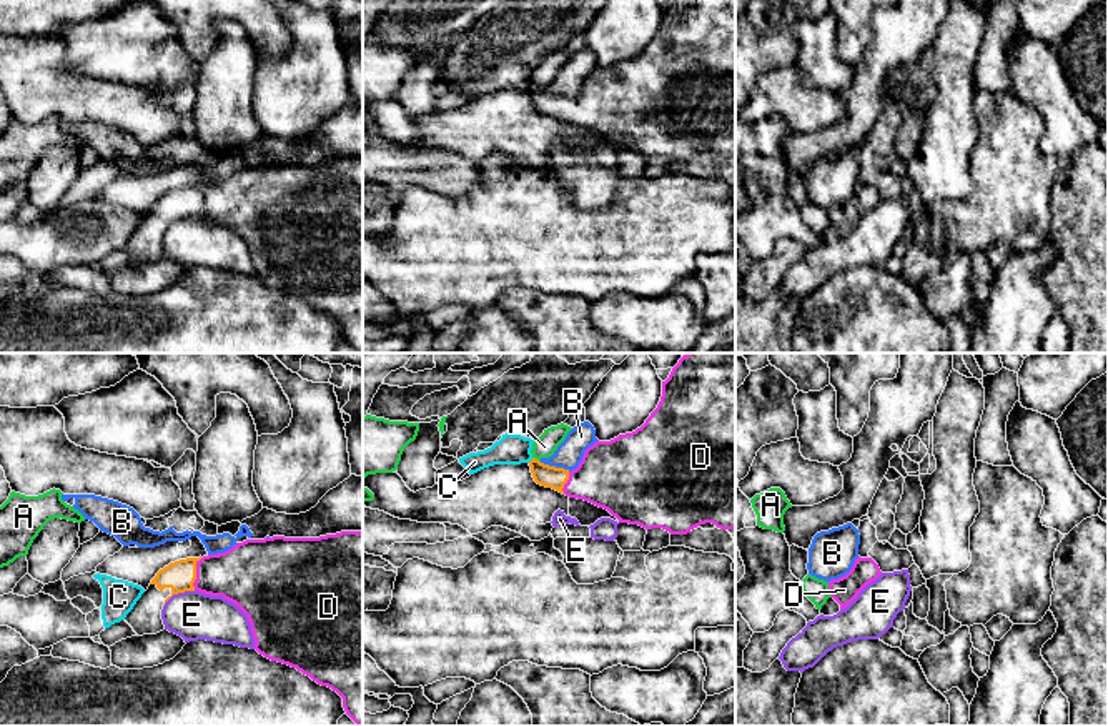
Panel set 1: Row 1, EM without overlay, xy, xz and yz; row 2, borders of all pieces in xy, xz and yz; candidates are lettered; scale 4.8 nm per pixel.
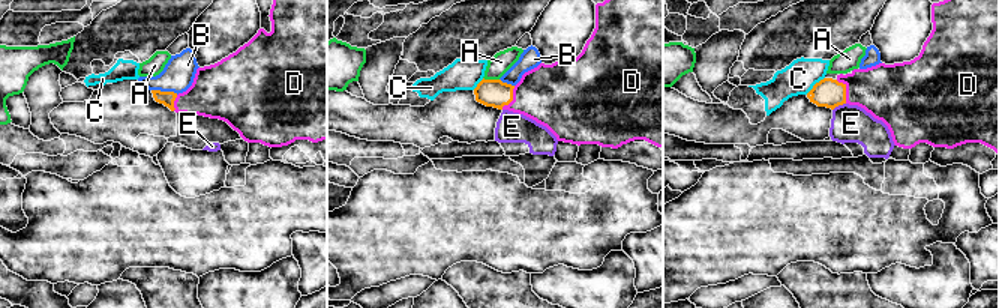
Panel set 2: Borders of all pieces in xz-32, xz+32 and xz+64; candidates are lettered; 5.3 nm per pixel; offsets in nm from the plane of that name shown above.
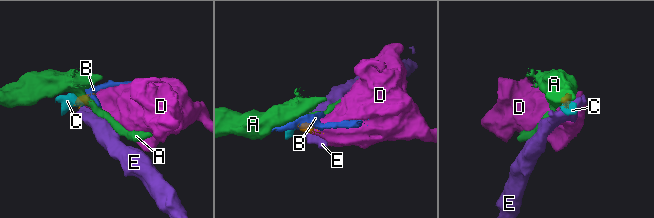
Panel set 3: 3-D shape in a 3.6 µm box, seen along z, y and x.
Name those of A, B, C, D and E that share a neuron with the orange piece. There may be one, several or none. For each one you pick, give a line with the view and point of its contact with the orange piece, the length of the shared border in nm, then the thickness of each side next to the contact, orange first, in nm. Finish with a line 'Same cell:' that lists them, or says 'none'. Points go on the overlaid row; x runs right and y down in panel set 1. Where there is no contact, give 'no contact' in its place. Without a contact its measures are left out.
D: meets orange in xy at (195, 573); contact 160 nm long; 140 nm thick on the orange side, 300 nm on the other
Same cell: D

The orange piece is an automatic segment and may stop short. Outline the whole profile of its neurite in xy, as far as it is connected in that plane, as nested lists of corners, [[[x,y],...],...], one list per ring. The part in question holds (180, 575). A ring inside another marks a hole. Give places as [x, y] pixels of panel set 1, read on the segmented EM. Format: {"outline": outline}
{"outline": [[[363,533],[319,538],[246,540],[218,554],[186,558],[156,573],[125,621],[138,636],[165,629],[161,609],[178,593],[200,591],[235,603],[251,624],[255,649],[296,668],[343,698],[346,714],[363,726]]]}

